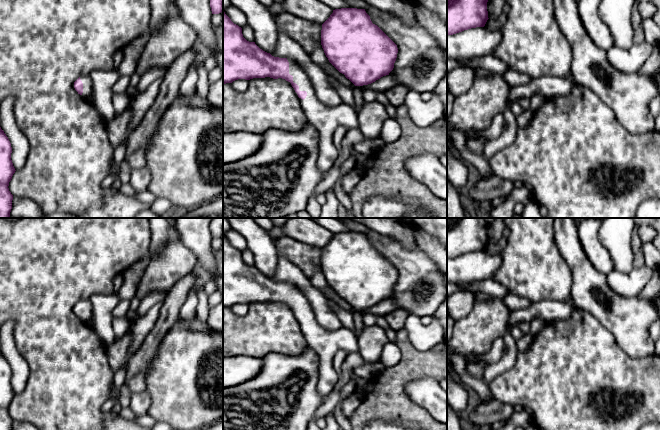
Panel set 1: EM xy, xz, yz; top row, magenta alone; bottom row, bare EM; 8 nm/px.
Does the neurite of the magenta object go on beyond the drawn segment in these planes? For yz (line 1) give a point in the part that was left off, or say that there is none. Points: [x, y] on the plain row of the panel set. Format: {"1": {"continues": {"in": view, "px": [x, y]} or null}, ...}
{"1": {"continues": null}}

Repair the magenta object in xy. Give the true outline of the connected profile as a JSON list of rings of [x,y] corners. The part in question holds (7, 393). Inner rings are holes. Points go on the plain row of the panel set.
[[[0,351],[0,430],[12,430],[13,419],[8,410],[16,394],[11,377],[11,367]]]

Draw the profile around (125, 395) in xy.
[[[126,383],[123,384],[120,390],[119,403],[122,408],[126,408],[130,404],[131,393],[129,391],[128,385]]]

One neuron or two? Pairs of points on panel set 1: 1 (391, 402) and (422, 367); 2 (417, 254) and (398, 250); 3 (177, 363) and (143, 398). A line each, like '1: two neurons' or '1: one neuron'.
1: one neuron
2: one neuron
3: two neurons

